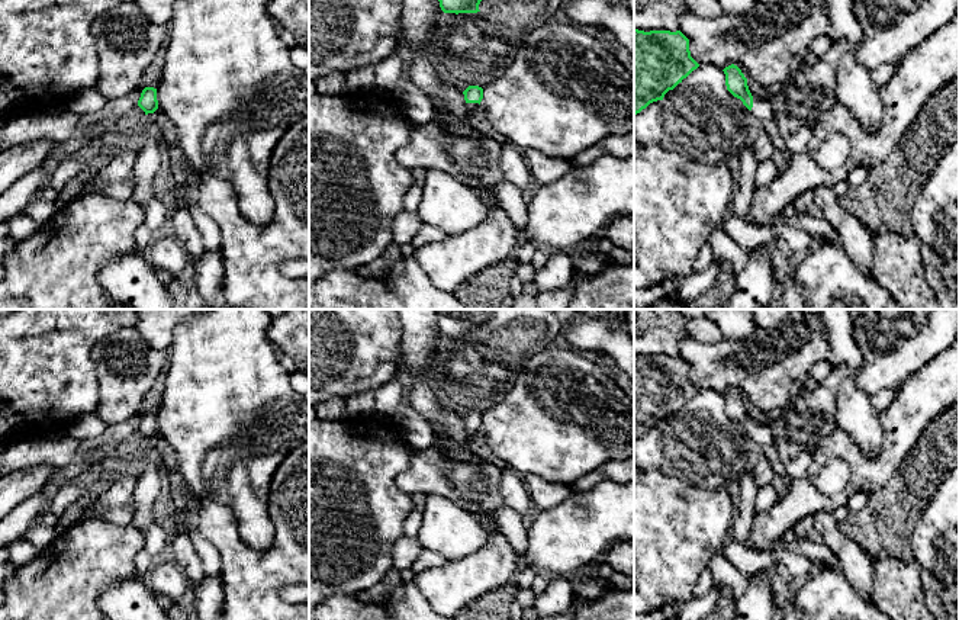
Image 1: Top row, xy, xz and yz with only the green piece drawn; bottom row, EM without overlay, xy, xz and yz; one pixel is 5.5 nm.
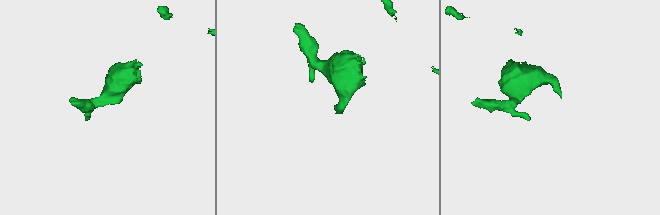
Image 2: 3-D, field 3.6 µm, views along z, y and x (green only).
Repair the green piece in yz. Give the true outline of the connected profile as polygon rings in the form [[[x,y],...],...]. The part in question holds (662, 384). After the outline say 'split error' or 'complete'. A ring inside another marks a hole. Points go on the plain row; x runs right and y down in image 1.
[[[634,353],[634,441],[650,428],[663,425],[699,389],[691,382],[689,364],[680,357],[638,356]]] | complete

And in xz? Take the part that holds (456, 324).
[[[435,309],[444,338],[477,338],[492,309]]] | complete

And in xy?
[[[145,412],[138,425],[138,431],[145,437],[145,440],[154,439],[158,434],[157,414]]] | complete

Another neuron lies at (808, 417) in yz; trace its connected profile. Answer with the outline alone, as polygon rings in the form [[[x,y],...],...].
[[[844,366],[831,369],[824,380],[808,383],[799,393],[792,395],[783,415],[770,425],[773,447],[782,462],[789,463],[804,450],[815,450],[837,427],[836,396],[849,373]]]

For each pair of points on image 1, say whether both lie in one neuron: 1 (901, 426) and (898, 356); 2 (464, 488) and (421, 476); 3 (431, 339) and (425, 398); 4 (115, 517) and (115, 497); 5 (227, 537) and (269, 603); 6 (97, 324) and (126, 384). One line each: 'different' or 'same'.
1: different
2: same
3: same
4: different
5: same
6: different

